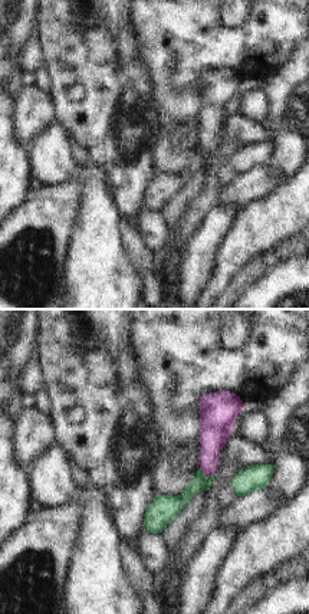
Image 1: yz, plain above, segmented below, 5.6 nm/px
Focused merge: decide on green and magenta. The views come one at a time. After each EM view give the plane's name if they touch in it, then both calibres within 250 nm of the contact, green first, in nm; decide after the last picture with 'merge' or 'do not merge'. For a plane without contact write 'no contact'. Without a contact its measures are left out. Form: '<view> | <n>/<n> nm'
yz | 110/170 nm

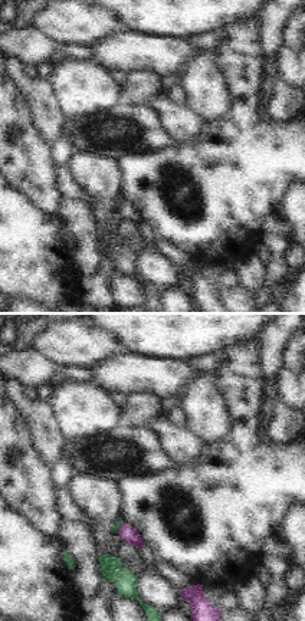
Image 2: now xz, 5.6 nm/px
xz | 50/90 nm

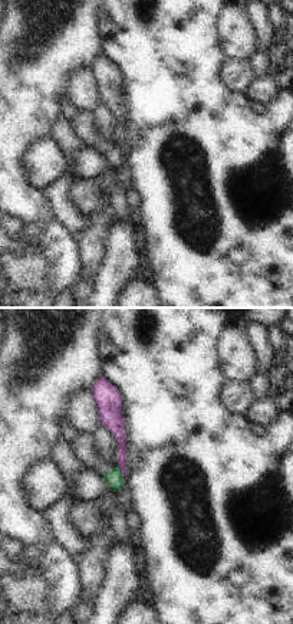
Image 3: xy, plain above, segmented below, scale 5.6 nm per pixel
xy | 100/80 nm

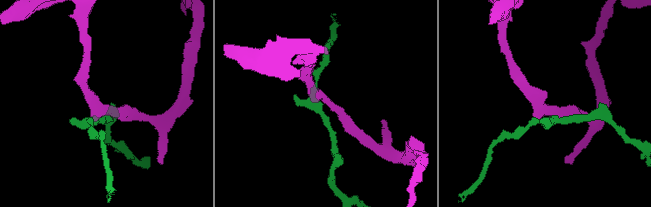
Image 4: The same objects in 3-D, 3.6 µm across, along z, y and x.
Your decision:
do not merge

